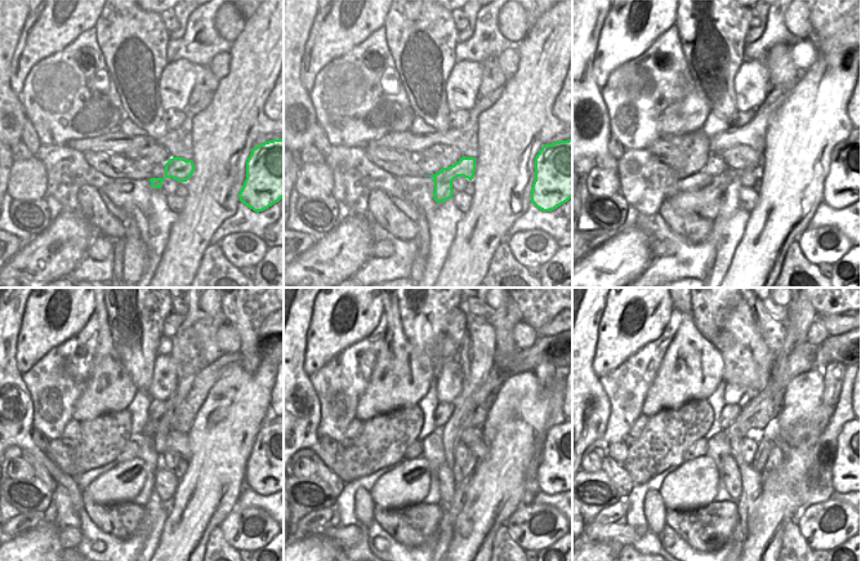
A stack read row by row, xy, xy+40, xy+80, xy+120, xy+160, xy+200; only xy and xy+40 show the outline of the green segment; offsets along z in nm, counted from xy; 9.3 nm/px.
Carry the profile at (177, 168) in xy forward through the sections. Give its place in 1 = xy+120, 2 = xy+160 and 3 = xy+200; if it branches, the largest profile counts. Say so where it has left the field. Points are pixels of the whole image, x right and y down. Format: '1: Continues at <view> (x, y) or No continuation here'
1: Continues at xy+120 (121, 484)
2: Continues at xy+160 (407, 484)
3: Continues at xy+200 (694, 484).

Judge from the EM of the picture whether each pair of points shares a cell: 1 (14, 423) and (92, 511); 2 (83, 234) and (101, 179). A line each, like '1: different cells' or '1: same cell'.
1: different cells
2: different cells

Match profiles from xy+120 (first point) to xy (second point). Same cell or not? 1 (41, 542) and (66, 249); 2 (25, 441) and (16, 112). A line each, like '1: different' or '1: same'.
1: same
2: same

